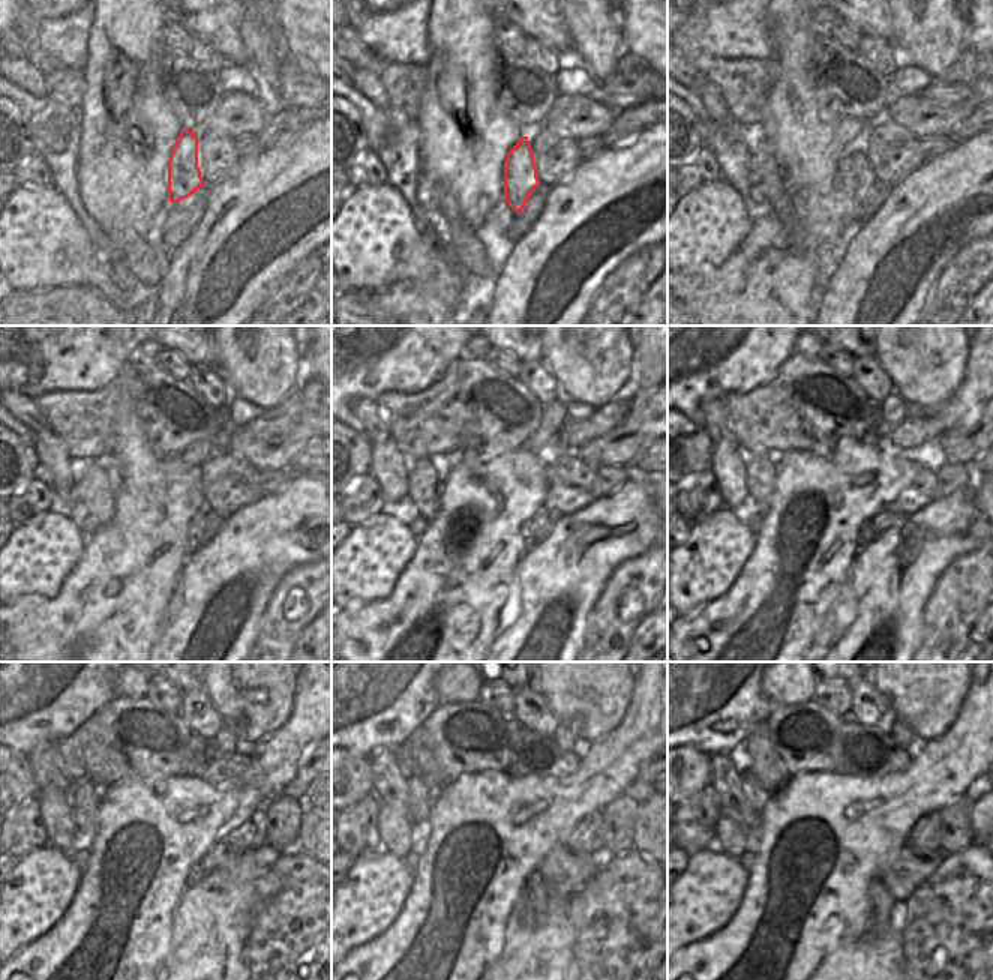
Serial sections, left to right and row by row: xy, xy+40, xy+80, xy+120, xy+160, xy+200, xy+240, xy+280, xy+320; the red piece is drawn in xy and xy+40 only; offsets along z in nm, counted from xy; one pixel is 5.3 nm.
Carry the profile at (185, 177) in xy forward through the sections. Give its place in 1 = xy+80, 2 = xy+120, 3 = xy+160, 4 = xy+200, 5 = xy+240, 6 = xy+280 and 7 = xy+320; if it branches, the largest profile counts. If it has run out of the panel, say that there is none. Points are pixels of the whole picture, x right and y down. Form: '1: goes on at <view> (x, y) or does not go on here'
1: goes on at xy+80 (864, 176)
2: goes on at xy+120 (192, 527)
3: goes on at xy+160 (527, 529)
4: goes on at xy+200 (867, 536)
5: goes on at xy+240 (195, 874)
6: goes on at xy+280 (537, 892)
7: goes on at xy+320 (887, 913)

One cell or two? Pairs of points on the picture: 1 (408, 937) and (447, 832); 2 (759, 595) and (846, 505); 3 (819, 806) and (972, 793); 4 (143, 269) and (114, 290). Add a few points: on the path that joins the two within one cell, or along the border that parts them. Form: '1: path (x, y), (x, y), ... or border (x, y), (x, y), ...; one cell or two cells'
1: path (434, 911), (449, 896), (449, 857); one cell
2: path (773, 554), (779, 514), (794, 491), (810, 488); one cell
3: border (977, 778), (965, 793); two cells
4: border (114, 258), (119, 258), (143, 285), (153, 291); two cells

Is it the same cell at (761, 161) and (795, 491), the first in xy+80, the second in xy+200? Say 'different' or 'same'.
different

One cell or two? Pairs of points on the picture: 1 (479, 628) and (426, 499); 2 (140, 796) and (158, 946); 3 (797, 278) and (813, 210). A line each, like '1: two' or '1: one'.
1: two
2: one
3: one

